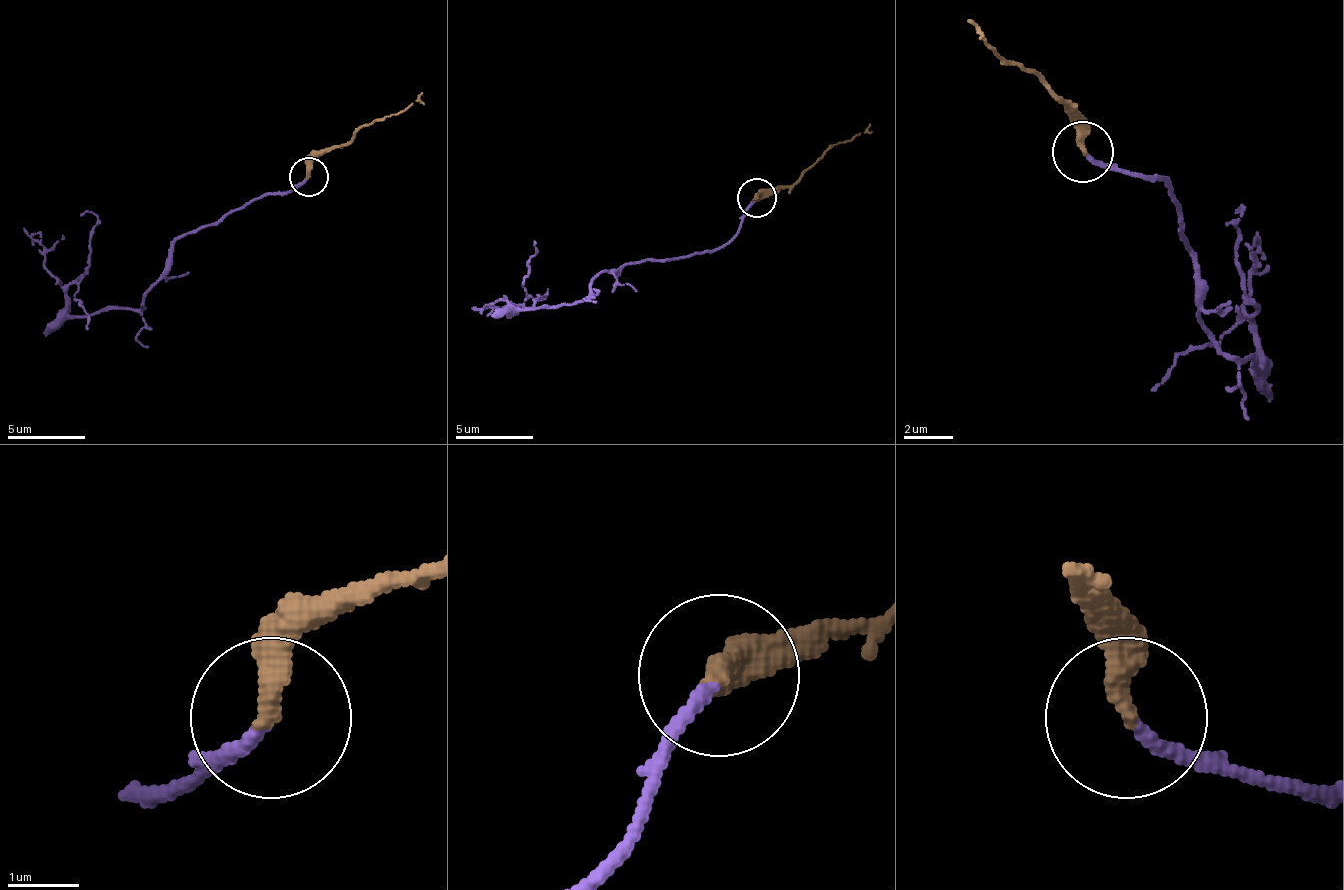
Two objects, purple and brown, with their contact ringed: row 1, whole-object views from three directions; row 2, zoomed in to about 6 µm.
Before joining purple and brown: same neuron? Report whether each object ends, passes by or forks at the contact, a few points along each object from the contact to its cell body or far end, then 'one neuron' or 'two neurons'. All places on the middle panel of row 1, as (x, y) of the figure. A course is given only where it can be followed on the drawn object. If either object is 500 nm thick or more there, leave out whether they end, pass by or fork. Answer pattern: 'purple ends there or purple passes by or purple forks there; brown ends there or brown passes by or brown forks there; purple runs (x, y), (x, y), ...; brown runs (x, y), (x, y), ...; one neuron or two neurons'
purple ends there; brown ends there; purple runs (757, 200), (742, 227), (718, 247), (605, 270), (586, 298), (515, 309), (539, 294), (547, 298), (527, 294); brown runs (757, 196), (792, 184), (824, 153), (847, 141), (871, 122); one neuron

